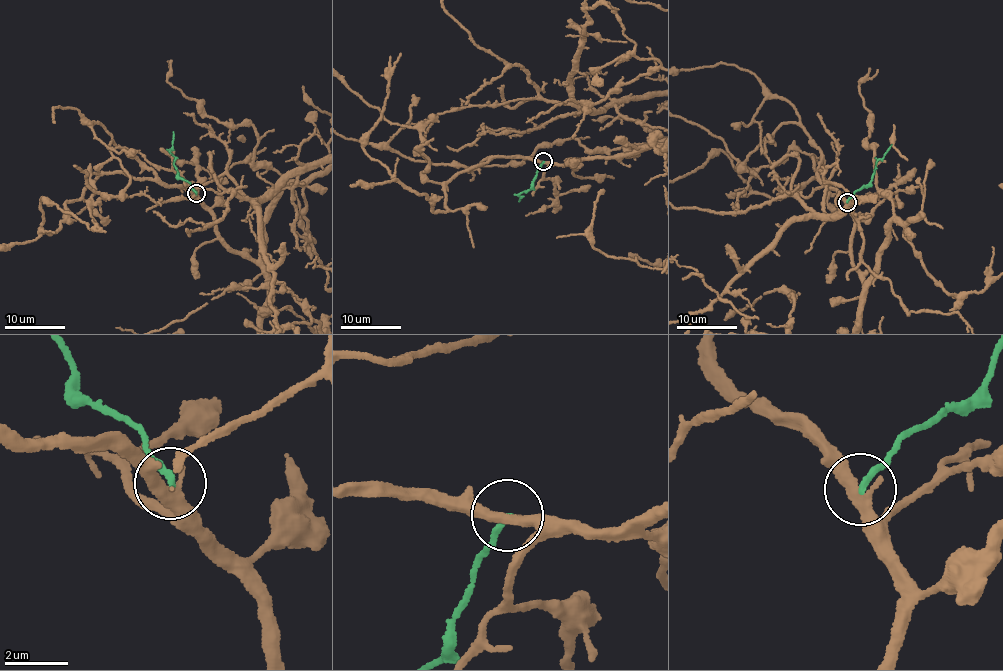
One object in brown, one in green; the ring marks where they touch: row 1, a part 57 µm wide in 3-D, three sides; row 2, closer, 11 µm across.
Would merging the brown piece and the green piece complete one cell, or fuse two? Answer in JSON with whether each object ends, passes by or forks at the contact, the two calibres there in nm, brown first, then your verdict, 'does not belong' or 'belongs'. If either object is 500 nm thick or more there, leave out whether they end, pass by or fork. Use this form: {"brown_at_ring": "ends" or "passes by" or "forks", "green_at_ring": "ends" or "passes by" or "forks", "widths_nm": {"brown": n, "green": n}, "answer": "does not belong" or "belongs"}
{"brown_at_ring": "passes by", "green_at_ring": "ends", "widths_nm": {"brown": 380, "green": 200}, "answer": "does not belong"}

